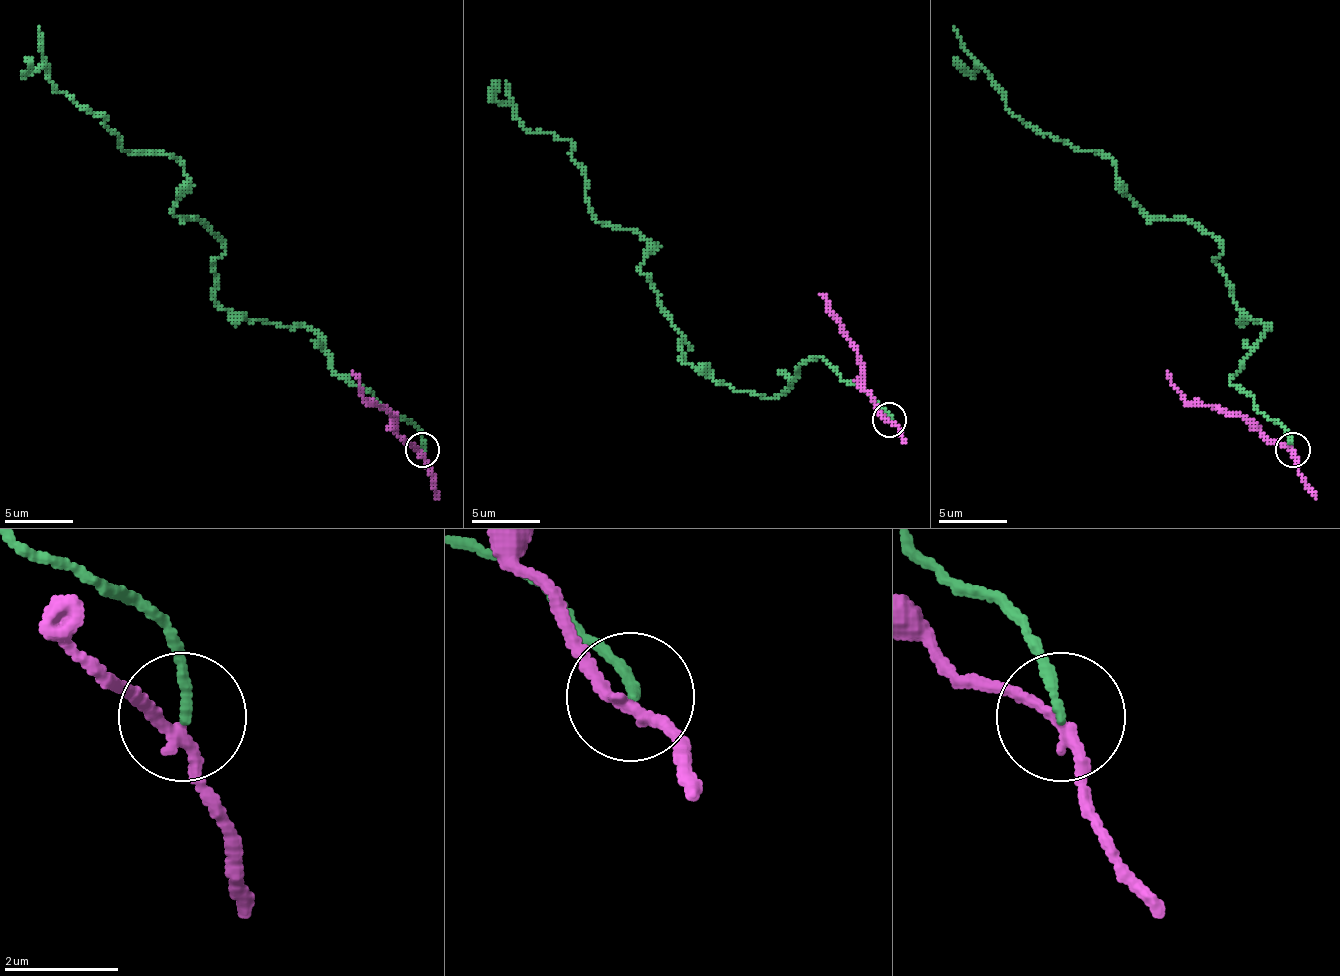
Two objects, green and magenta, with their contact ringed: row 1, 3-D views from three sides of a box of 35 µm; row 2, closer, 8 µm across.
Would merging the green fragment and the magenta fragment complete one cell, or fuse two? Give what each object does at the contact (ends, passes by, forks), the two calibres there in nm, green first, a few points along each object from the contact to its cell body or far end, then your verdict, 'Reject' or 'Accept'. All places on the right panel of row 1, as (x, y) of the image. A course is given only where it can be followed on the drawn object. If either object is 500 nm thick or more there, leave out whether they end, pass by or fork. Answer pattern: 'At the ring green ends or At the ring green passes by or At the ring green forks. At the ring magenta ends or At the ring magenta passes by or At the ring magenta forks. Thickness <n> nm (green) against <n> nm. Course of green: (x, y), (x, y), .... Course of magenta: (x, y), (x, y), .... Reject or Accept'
At the ring green ends. At the ring magenta passes by. Thickness 170 nm (green) against 190 nm. Course of green: (1292, 450), (1229, 381), (1271, 326), (1236, 302), (1219, 244), (1150, 219), (1105, 154), (1016, 116), (954, 26). Course of magenta: (1295, 450), (1261, 433), (1240, 416), (1192, 406), (1167, 371). Reject

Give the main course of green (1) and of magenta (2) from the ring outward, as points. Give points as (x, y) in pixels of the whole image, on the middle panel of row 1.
1: (888, 419), (819, 356), (771, 398), (685, 363), (650, 243), (599, 222), (571, 143), (526, 129), (506, 81)
2: (888, 422), (864, 388), (861, 367), (840, 319), (819, 294)

